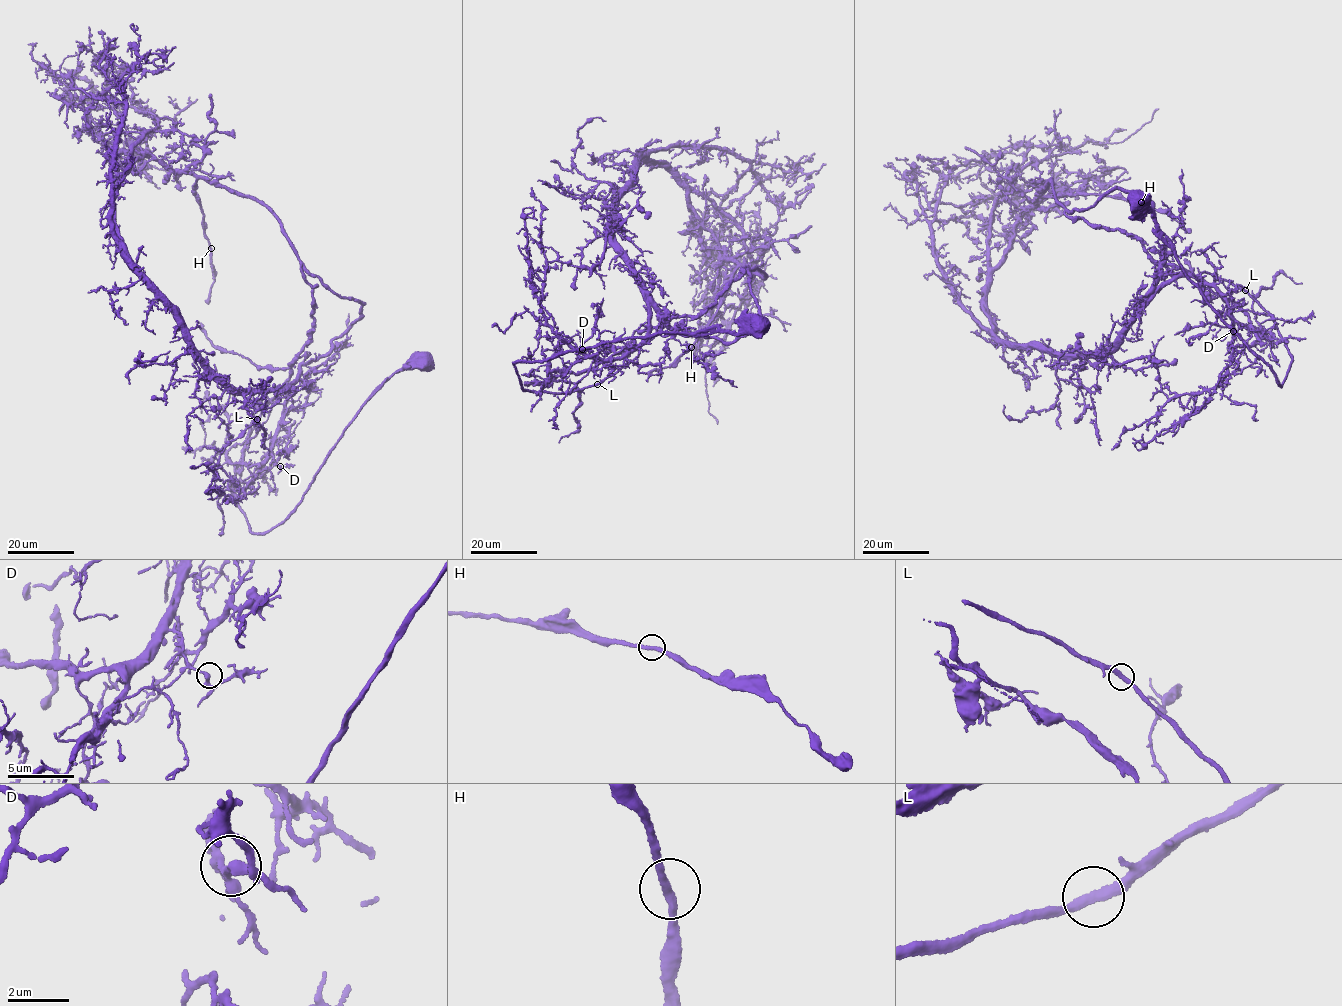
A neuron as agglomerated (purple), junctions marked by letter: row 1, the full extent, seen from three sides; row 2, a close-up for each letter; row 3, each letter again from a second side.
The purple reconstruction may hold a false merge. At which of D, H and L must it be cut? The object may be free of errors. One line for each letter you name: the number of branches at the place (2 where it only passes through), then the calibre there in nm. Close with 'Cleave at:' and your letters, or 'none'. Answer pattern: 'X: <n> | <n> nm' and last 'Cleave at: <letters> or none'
Cleave at: none

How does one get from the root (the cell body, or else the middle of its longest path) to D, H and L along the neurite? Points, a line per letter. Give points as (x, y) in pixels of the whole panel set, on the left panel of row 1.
D: (425, 366), (377, 386), (287, 519), (255, 534), (227, 459), (250, 466), (271, 455), (280, 466)
H: (425, 366), (377, 386), (255, 534), (233, 477), (286, 399), (312, 289), (274, 213), (200, 178), (211, 248)
L: (425, 366), (398, 371), (377, 386), (287, 519), (257, 534), (232, 491), (257, 419)

